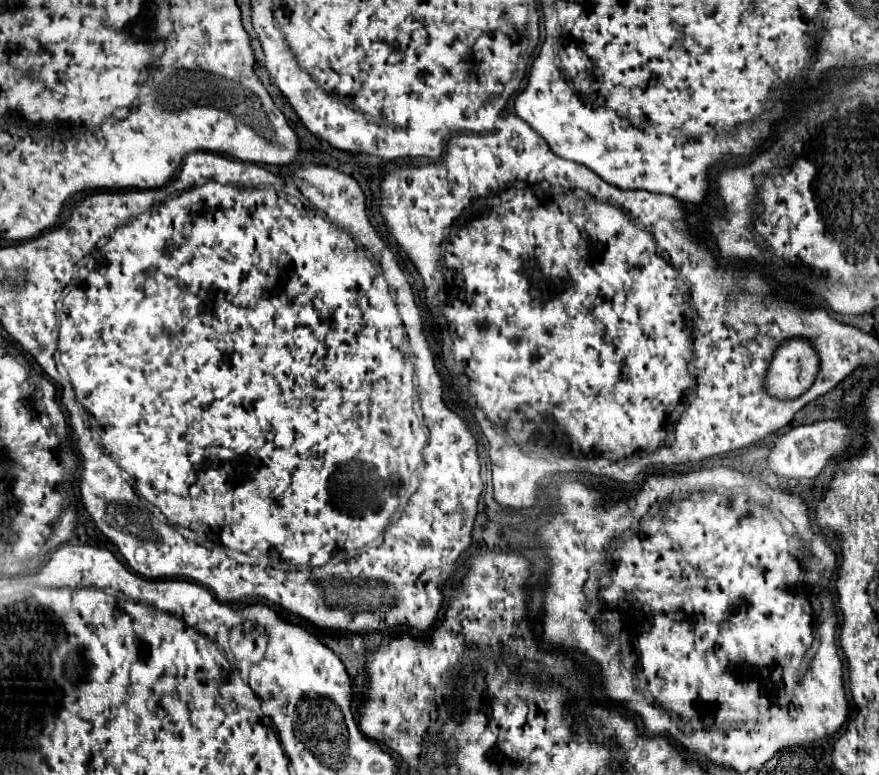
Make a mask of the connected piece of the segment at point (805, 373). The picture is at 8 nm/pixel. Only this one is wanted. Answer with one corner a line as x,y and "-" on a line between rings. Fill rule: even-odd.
789,340
777,348
767,372
767,388
775,398
801,396
815,380
817,352
807,340

